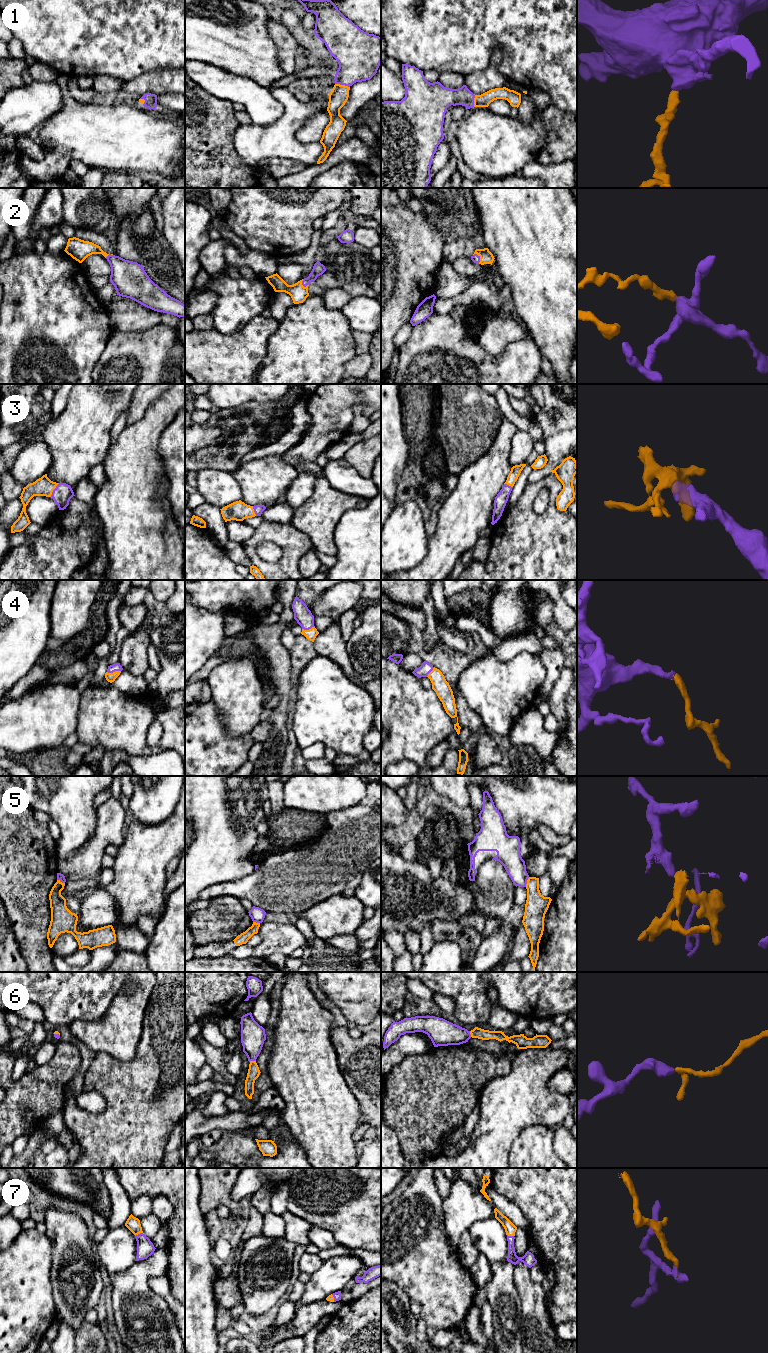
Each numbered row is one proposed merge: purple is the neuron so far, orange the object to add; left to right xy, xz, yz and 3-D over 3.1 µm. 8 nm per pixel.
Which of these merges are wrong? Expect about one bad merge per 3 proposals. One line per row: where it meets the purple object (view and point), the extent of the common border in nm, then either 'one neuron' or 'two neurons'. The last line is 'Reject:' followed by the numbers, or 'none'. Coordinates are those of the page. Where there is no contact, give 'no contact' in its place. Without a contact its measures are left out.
1: xz (342, 84) | 120 nm | one neuron
2: yz (479, 258) | 100 nm | one neuron
3: xy (53, 490) | 130 nm | one neuron
4: xy (113, 671) | 110 nm | one neuron
5: yz (526, 882) | 90 nm | two neurons
6: xz (252, 1060) | 60 nm | one neuron
7: xy (140, 1233) | 80 nm | one neuron
Reject: 5

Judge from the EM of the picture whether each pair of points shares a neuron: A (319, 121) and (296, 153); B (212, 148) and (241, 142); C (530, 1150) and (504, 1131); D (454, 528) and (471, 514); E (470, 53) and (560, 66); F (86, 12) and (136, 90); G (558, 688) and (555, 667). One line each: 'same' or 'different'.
A: different
B: different
C: different
D: same
E: same
F: different
G: different

